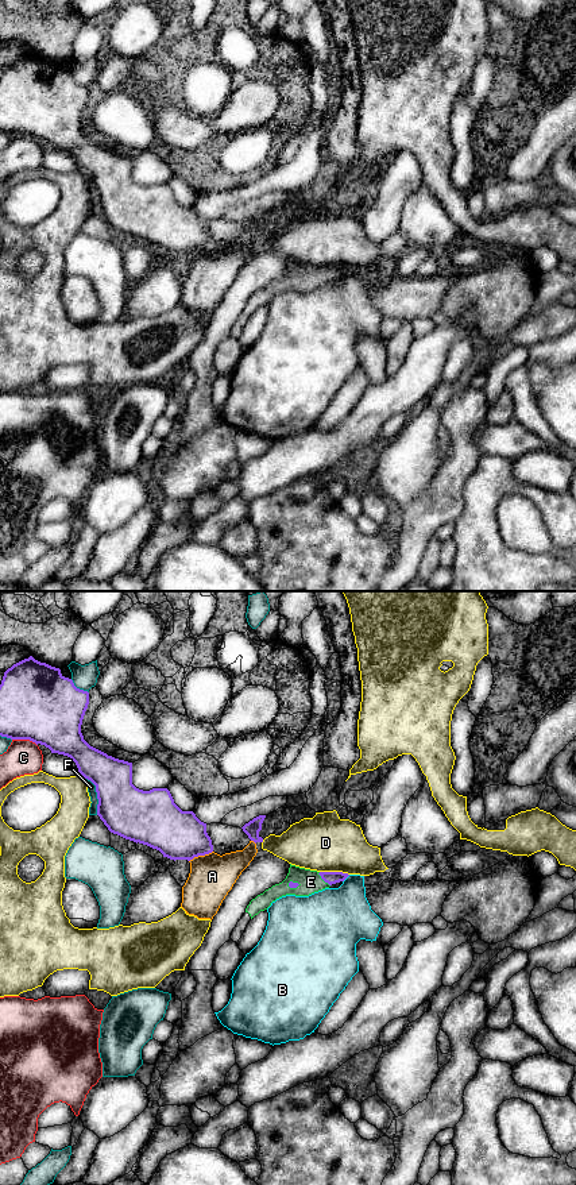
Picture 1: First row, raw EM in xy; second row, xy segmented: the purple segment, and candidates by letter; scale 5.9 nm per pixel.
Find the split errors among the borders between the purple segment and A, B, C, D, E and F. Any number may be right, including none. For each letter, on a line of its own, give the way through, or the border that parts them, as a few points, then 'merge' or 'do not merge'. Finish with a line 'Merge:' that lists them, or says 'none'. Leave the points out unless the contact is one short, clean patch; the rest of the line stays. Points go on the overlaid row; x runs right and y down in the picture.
A: border xy (212, 850), (194, 856), (189, 861); do not merge
B: do not merge
C: do not merge
D: do not merge
E: merge
F: do not merge
Merge: E

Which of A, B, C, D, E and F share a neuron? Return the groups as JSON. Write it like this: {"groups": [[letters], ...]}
{"groups": [["A", "D"], ["B"], ["C"], ["E"], ["F"]]}

